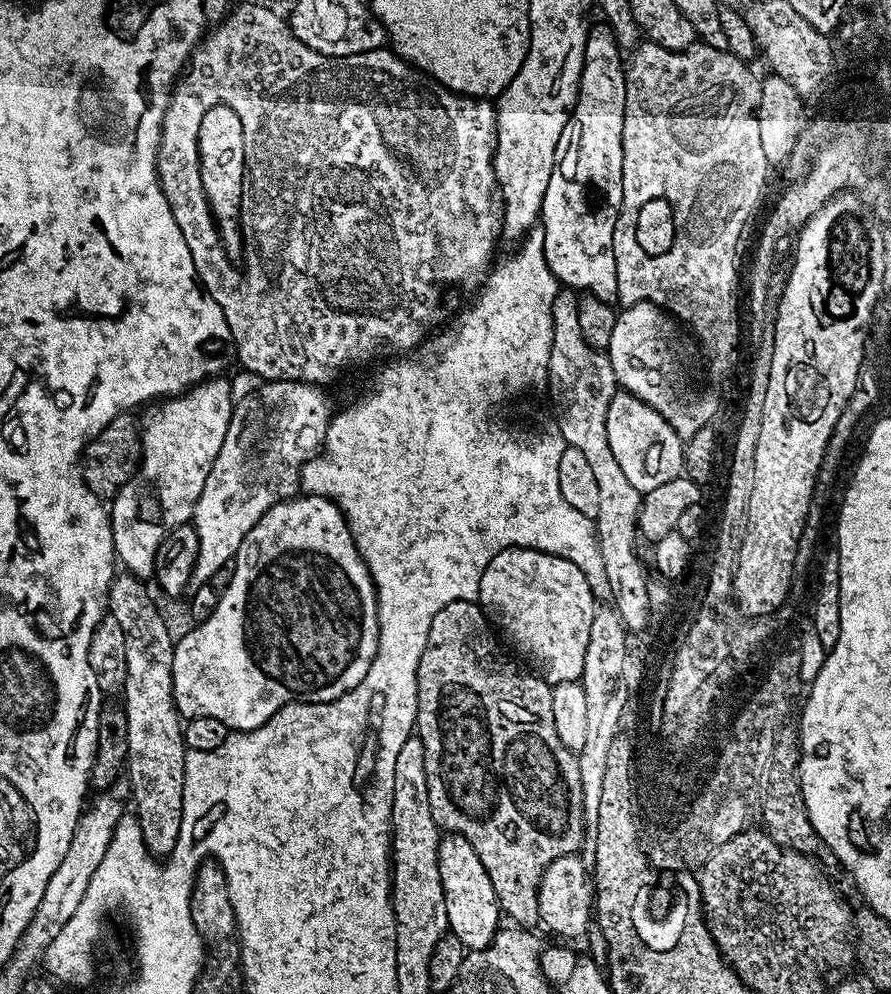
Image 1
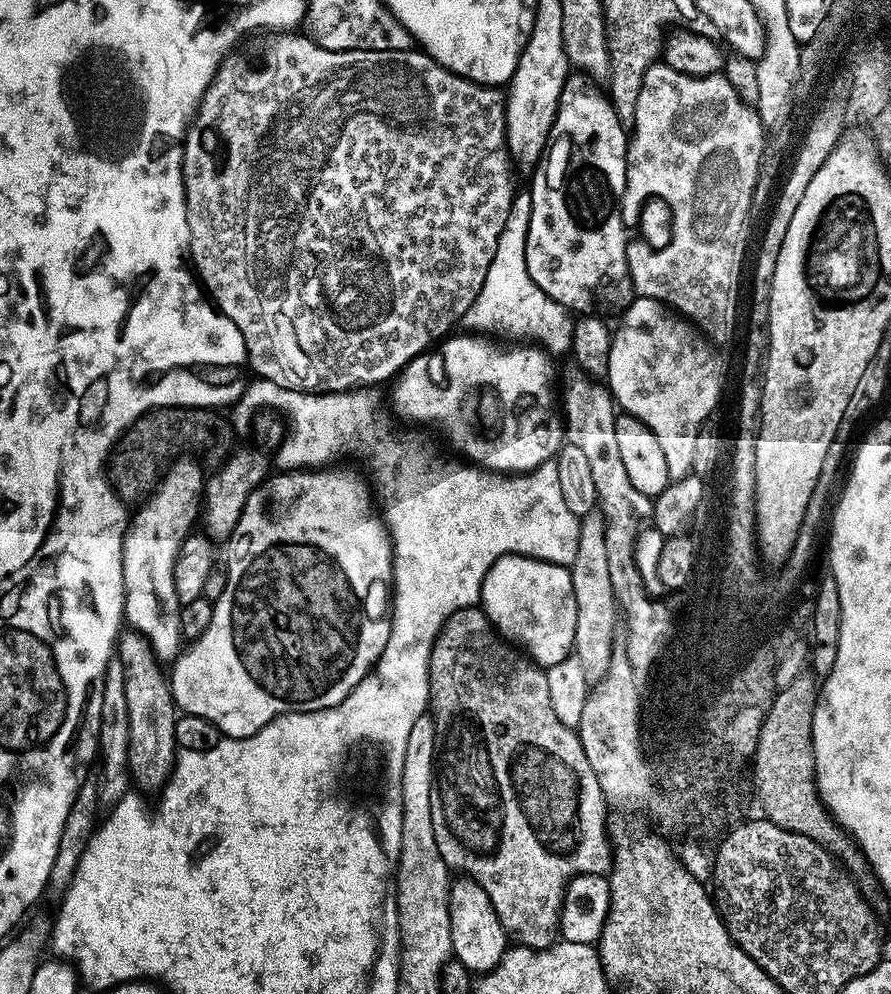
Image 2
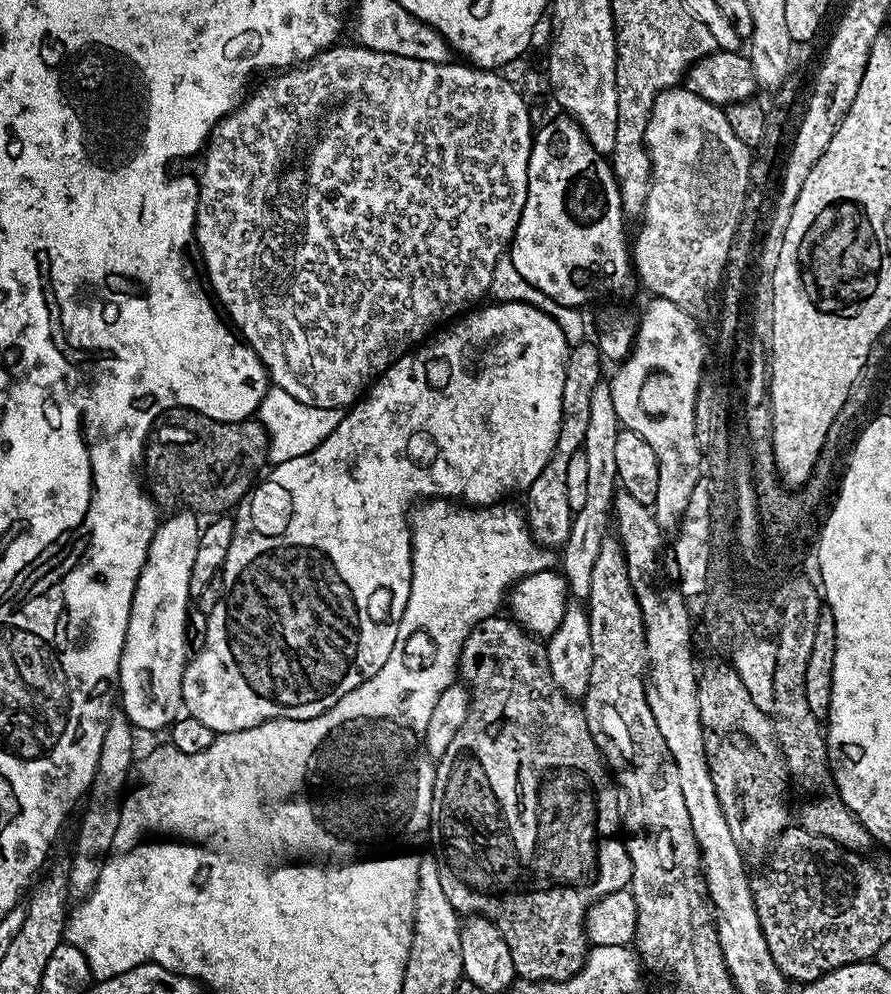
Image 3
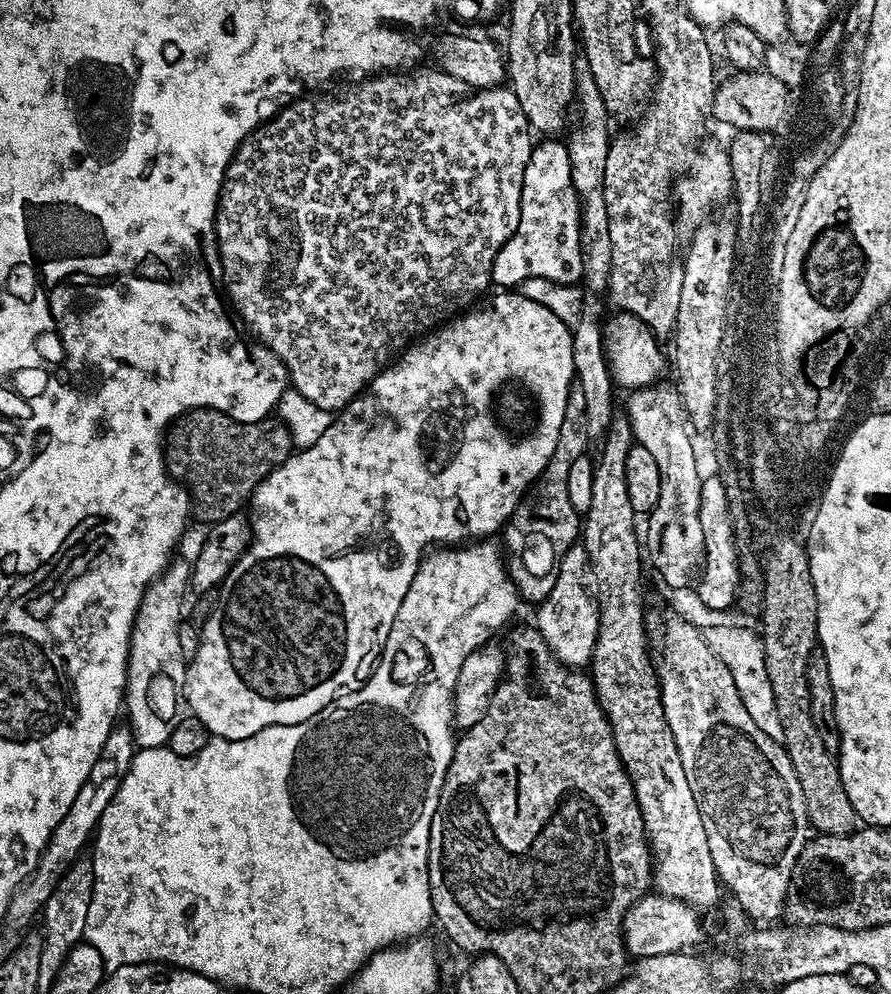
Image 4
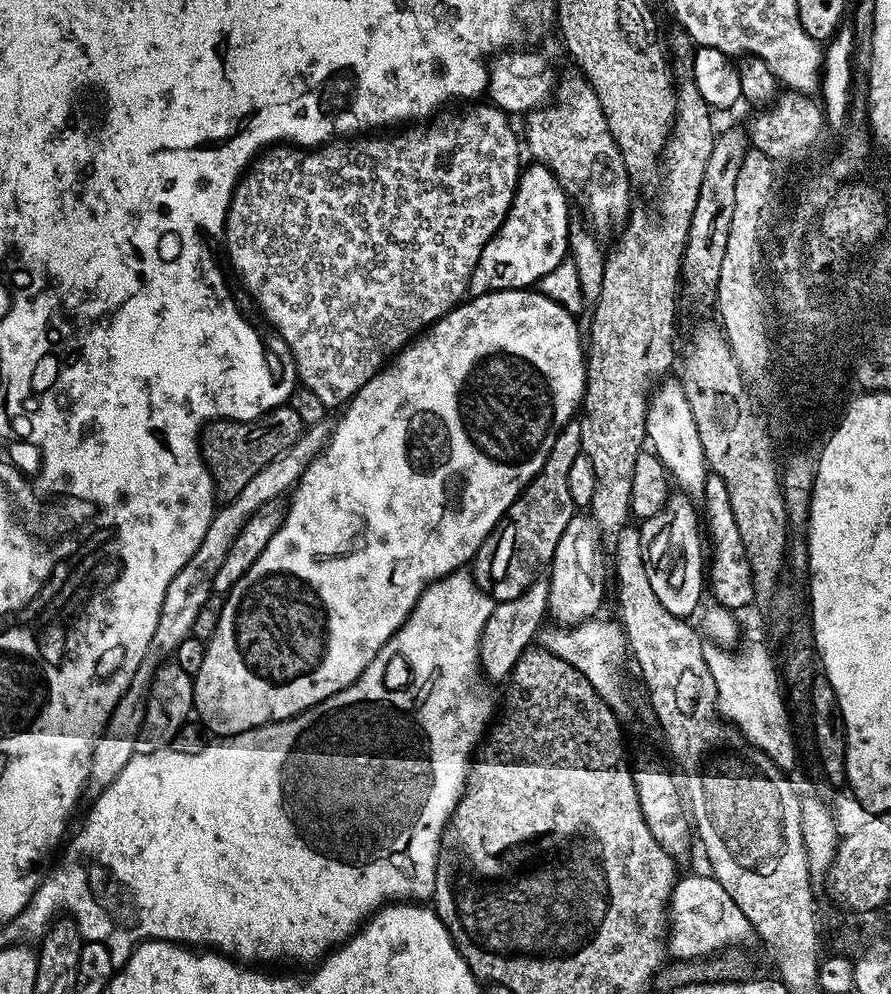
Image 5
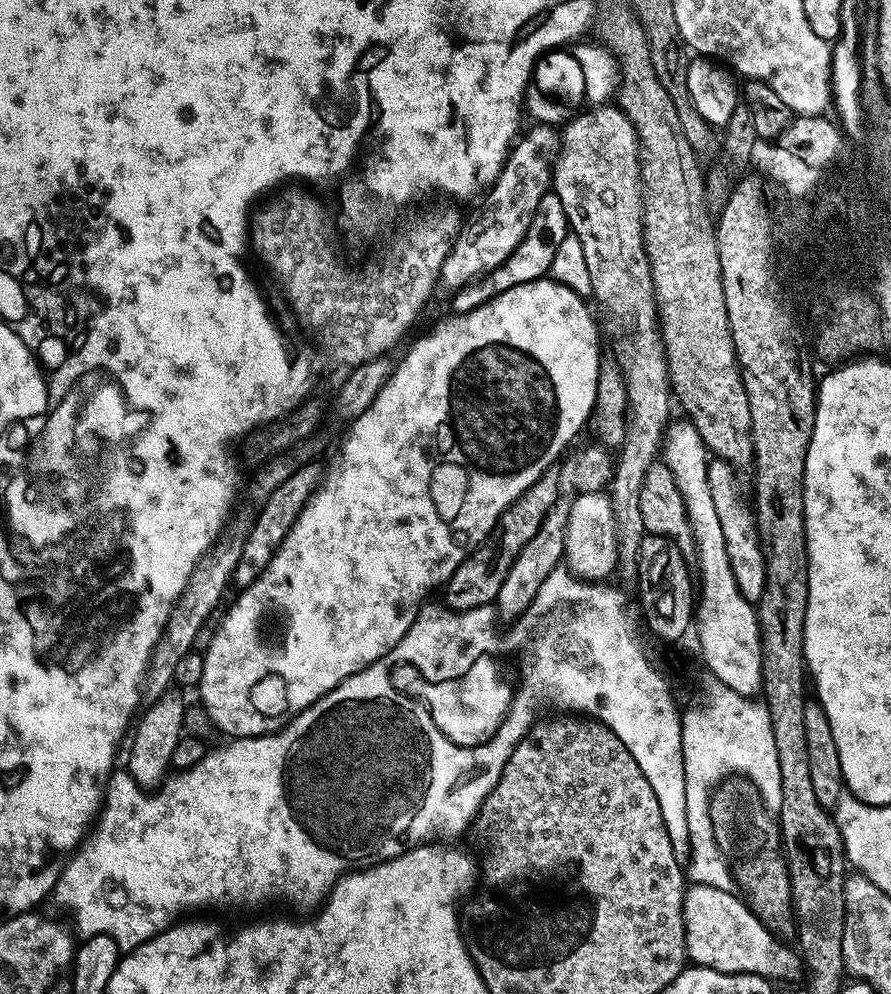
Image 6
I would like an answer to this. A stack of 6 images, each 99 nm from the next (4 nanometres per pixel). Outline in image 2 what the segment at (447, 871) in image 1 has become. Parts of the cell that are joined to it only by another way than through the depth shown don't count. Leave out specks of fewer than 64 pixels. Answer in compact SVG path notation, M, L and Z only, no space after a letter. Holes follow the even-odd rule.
M467 878L456 879L451 881L448 889L452 956L462 962L462 966L466 966L469 972L483 974L498 966L498 962L510 947L510 937L490 902L490 894L486 894L486 890L478 886L478 882Z

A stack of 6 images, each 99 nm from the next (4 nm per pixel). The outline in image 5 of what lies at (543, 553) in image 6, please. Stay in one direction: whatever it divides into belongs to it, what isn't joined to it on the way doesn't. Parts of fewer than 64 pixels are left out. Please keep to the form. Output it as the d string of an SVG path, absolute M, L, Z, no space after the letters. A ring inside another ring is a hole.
M535 579L531 586L516 599L499 601L492 609L491 616L480 635L480 666L485 677L492 680L507 681L511 677L518 658L527 648L533 647L538 633L548 614L549 586L548 580Z

